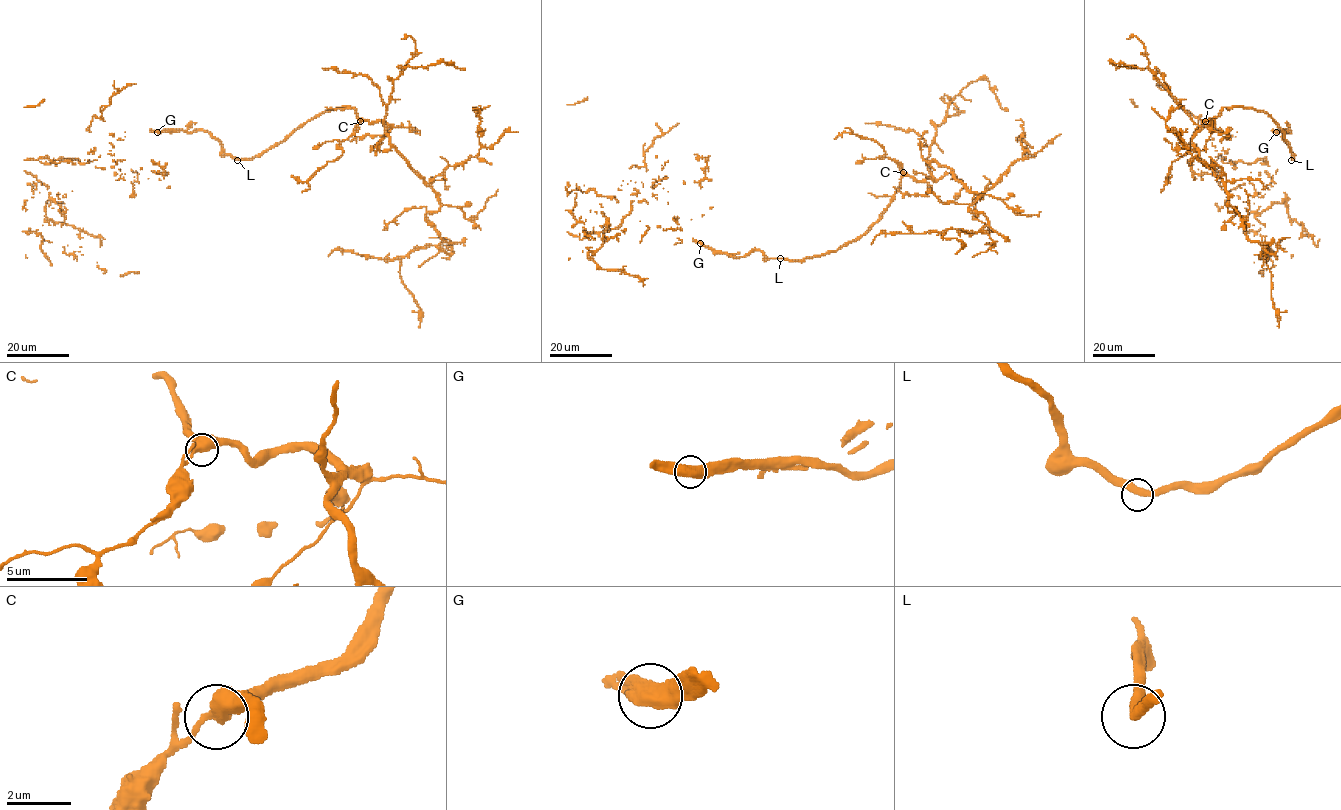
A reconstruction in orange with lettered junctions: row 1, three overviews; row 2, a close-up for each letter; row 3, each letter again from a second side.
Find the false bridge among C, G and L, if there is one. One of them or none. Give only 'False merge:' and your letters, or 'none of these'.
False merge: none of these

